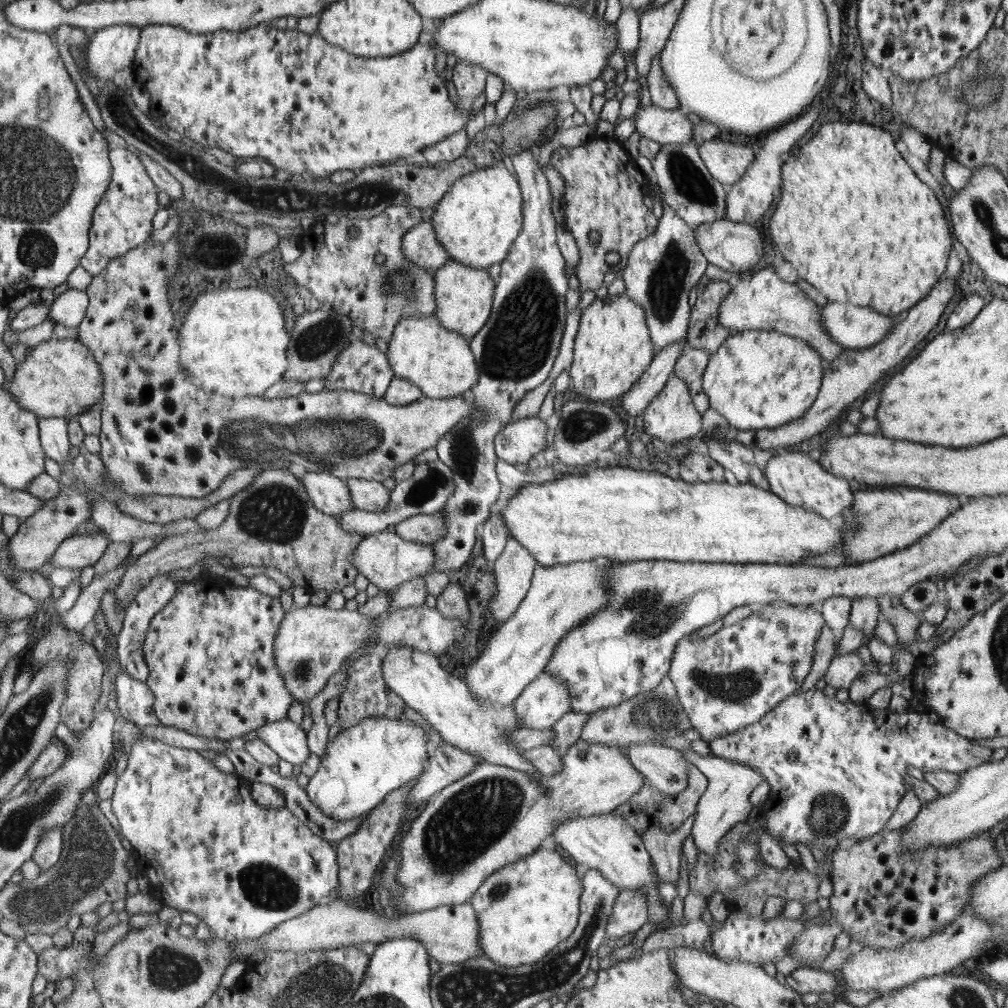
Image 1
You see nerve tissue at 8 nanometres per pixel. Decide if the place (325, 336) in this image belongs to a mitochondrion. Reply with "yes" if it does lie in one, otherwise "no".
yes

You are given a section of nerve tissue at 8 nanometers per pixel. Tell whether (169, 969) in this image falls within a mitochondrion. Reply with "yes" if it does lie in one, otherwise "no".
yes

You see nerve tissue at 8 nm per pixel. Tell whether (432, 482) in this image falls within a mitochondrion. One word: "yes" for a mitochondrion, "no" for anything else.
yes

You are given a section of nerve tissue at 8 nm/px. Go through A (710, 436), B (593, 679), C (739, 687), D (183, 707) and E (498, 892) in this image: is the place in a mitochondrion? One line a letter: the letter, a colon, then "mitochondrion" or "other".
A: other
B: other
C: mitochondrion
D: other
E: mitochondrion

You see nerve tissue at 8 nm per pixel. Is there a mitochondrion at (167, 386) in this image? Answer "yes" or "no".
no

